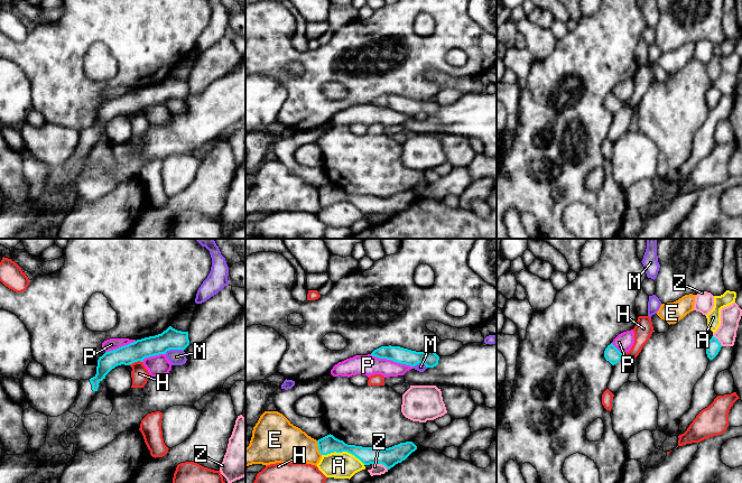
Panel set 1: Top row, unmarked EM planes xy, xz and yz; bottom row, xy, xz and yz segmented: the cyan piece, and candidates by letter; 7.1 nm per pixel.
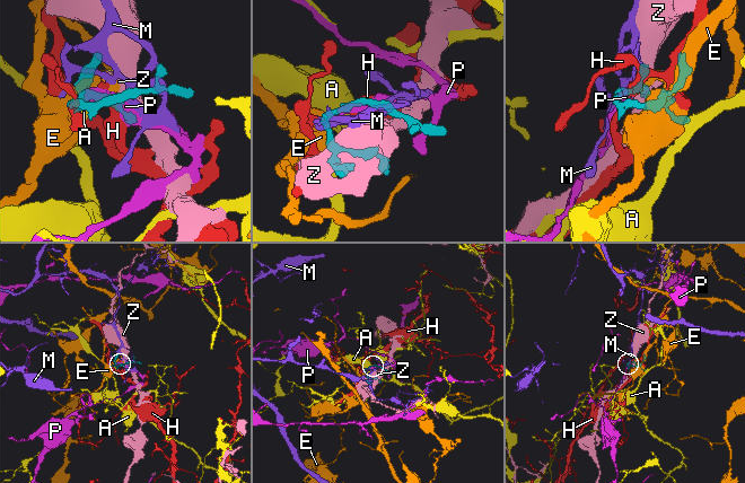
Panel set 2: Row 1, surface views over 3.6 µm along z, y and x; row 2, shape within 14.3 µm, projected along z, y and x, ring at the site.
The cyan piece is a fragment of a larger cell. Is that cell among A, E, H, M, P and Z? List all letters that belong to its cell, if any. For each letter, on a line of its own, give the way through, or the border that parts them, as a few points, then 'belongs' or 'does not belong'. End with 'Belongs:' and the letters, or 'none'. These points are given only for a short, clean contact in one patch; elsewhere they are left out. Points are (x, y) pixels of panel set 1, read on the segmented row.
A: does not belong
E: does not belong
H: does not belong
M: along xy (183, 350), (168, 350), (165, 353) | does not belong
P: does not belong
Z: along xz (372, 463), (381, 463), (388, 468) | does not belong
Belongs: none

